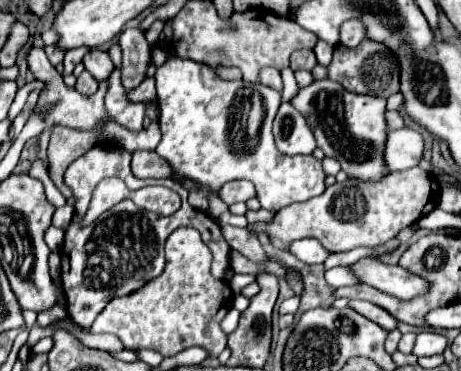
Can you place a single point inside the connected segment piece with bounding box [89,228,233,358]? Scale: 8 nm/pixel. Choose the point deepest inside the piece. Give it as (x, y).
(183, 307)

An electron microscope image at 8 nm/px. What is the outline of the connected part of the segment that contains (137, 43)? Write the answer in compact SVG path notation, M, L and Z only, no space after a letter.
M137 28L125 30L119 36L119 46L123 52L123 64L121 64L121 82L127 91L139 86L147 76L147 66L151 60L149 44L145 40L145 34Z

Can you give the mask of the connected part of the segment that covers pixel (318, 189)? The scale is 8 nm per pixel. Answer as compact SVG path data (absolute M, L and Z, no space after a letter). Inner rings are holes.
M173 57L165 62L165 66L161 66L155 72L155 82L157 82L157 104L159 104L159 126L161 126L161 142L157 144L155 152L167 160L167 164L173 170L173 180L183 184L187 180L197 183L197 188L189 190L189 203L195 209L206 212L209 206L208 197L211 191L218 193L221 186L225 182L237 180L237 178L245 178L249 182L255 184L257 188L257 198L261 202L261 208L265 210L273 210L277 212L279 208L285 208L287 204L293 202L305 202L313 196L319 196L325 192L325 178L327 174L323 172L321 160L317 160L315 156L283 156L273 142L271 136L271 122L275 118L275 112L281 104L281 92L267 88L259 82L245 82L245 80L237 80L237 82L229 82L229 80L221 80L211 68L207 68L205 64L195 64L193 60ZM253 94L259 94L263 100L263 122L259 126L257 136L249 136L247 134L247 118L249 118L249 110L251 110L251 98ZM231 146L251 146L253 150L243 150L243 152L235 152Z

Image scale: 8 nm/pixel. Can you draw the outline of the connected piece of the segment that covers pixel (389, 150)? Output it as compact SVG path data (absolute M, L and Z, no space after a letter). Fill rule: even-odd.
M403 126L399 130L387 132L383 158L389 172L417 166L421 156L423 156L423 136L417 130Z

